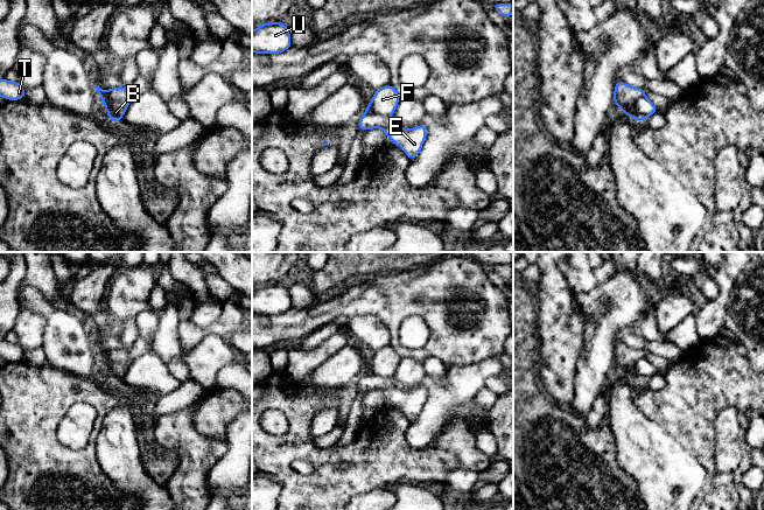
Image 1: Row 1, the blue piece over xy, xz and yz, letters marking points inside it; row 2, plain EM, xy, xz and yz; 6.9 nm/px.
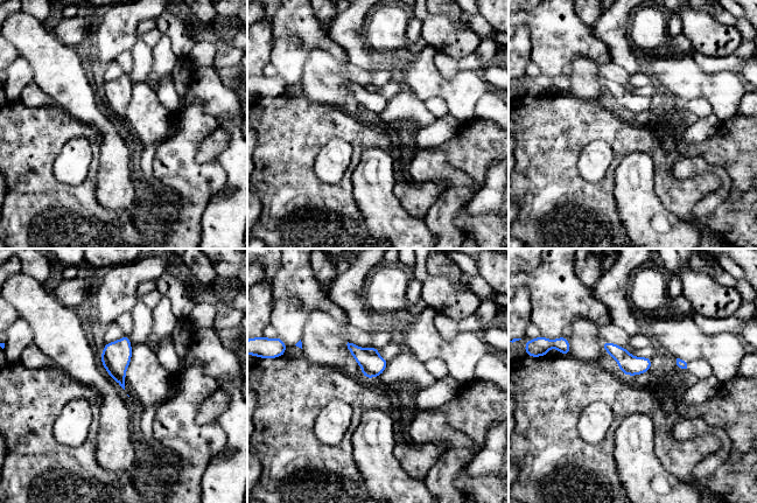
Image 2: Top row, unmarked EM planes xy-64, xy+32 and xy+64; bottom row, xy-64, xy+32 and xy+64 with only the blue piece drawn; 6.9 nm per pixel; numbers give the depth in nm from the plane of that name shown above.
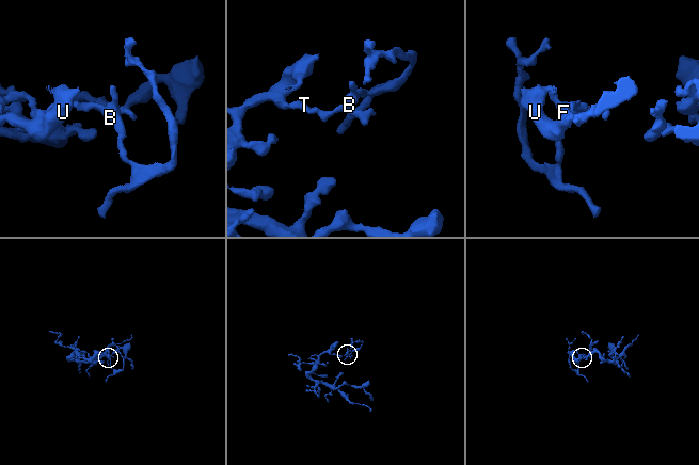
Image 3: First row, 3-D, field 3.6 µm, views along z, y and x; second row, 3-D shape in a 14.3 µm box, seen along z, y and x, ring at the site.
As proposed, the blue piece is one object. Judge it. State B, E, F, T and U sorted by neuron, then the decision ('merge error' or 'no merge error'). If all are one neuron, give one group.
B E T U / F; merge error

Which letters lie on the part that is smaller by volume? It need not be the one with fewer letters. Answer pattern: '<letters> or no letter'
F

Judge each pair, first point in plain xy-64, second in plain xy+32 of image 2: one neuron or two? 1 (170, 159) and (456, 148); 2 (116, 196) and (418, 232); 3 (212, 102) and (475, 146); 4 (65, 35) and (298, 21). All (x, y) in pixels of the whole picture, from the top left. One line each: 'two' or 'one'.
1: two
2: one
3: two
4: two

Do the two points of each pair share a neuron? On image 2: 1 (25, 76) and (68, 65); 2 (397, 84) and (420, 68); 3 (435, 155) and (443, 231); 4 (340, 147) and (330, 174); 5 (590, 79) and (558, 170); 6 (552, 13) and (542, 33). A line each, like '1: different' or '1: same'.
1: different
2: different
3: same
4: same
5: different
6: same

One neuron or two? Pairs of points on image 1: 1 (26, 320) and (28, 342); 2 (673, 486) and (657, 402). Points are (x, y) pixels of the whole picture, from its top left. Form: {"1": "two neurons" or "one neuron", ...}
{"1": "one neuron", "2": "two neurons"}

